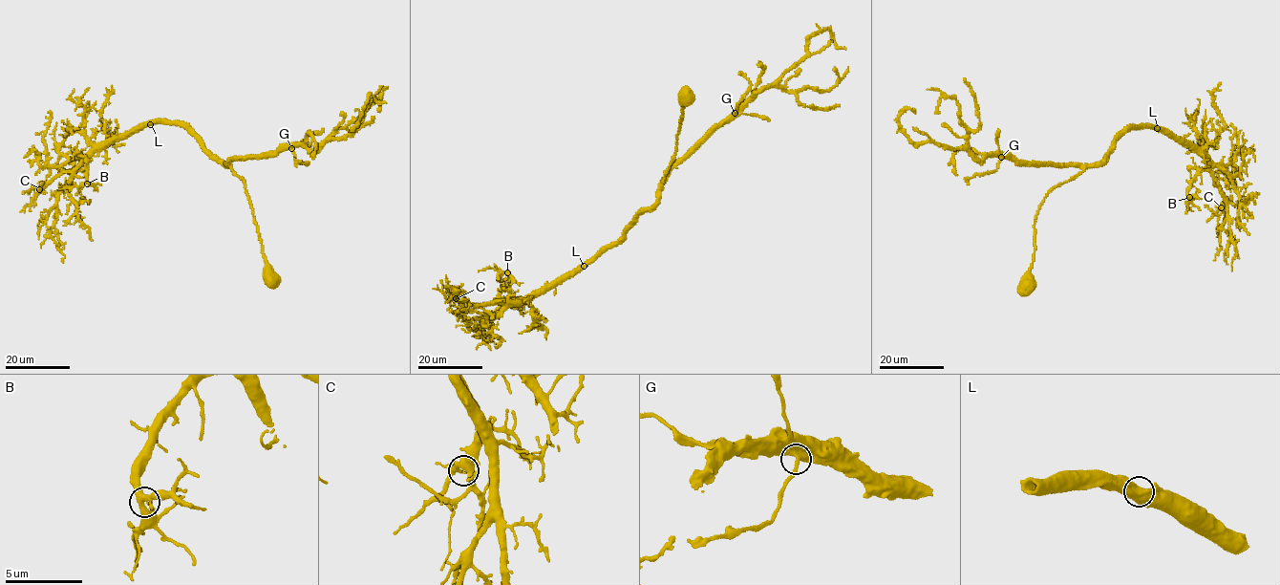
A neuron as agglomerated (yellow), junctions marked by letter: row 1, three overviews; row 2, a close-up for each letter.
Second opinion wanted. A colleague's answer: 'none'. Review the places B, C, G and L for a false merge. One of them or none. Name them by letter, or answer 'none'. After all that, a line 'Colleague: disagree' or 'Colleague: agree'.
none
Colleague: agree

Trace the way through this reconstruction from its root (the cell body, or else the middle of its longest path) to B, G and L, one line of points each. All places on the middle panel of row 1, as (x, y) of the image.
B: (686, 97), (676, 150), (659, 198), (640, 212), (618, 241), (515, 301), (508, 298), (507, 272)
G: (686, 97), (688, 102), (683, 108), (676, 150), (662, 188), (661, 182), (672, 167), (735, 113)
L: (686, 97), (688, 102), (683, 108), (676, 150), (658, 200), (640, 212), (618, 241), (598, 251), (584, 266)

